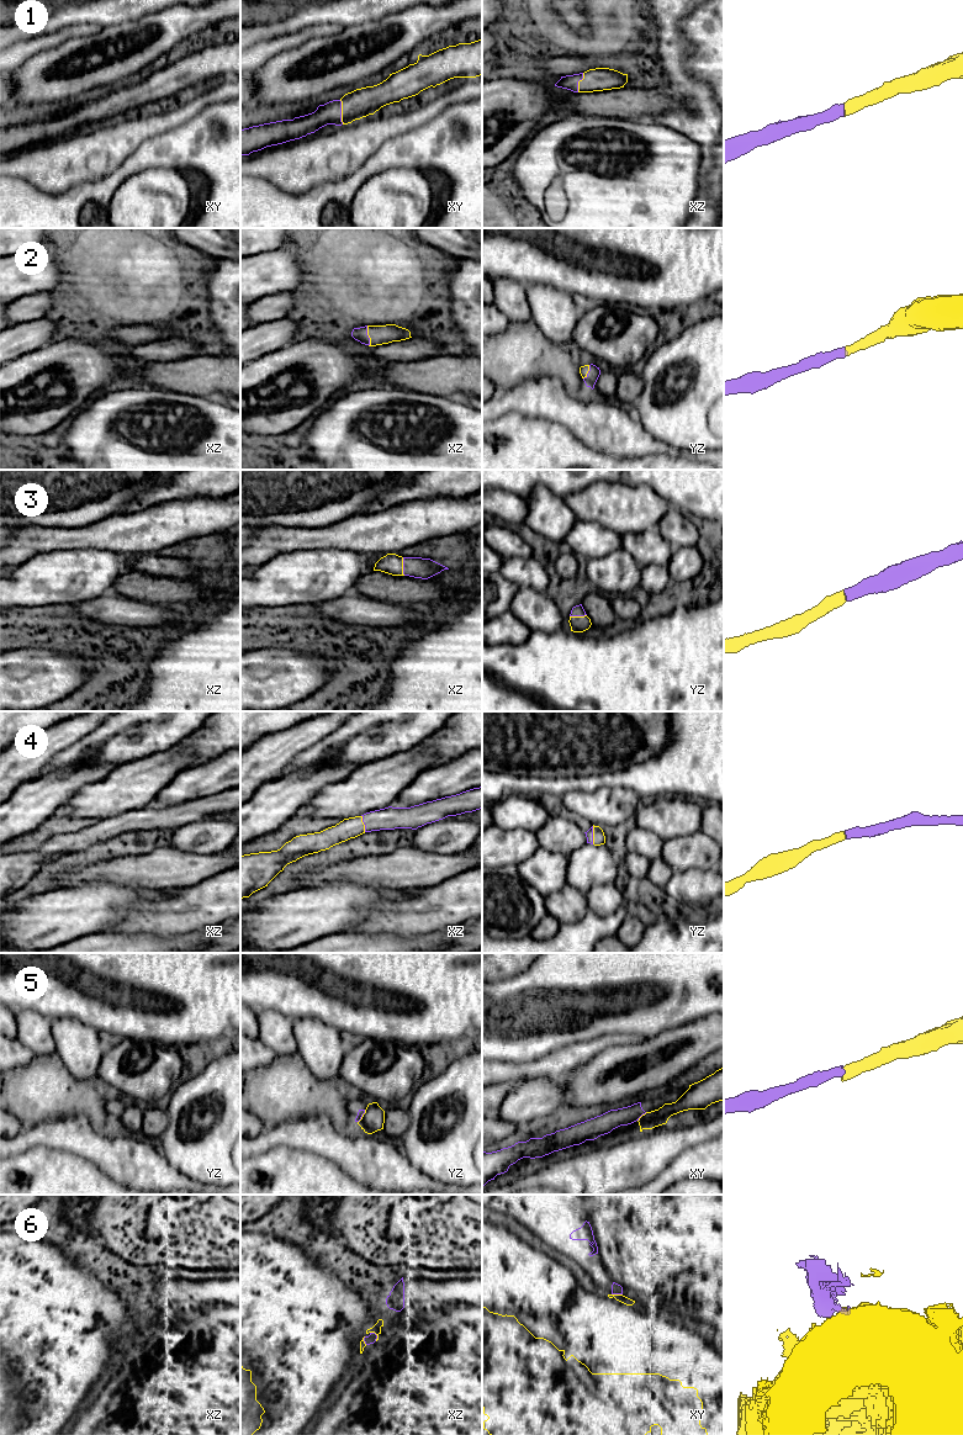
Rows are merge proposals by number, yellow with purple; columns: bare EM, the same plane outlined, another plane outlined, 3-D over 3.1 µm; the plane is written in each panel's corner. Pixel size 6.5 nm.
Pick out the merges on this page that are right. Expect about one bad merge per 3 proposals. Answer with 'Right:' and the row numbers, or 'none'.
Right: 1, 2, 3, 4

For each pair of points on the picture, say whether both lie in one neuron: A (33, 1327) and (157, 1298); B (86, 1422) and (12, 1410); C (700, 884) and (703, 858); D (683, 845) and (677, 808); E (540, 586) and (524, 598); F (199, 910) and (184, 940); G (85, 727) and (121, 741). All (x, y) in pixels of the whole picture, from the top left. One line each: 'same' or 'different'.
A: different
B: different
C: different
D: different
E: different
F: different
G: different

